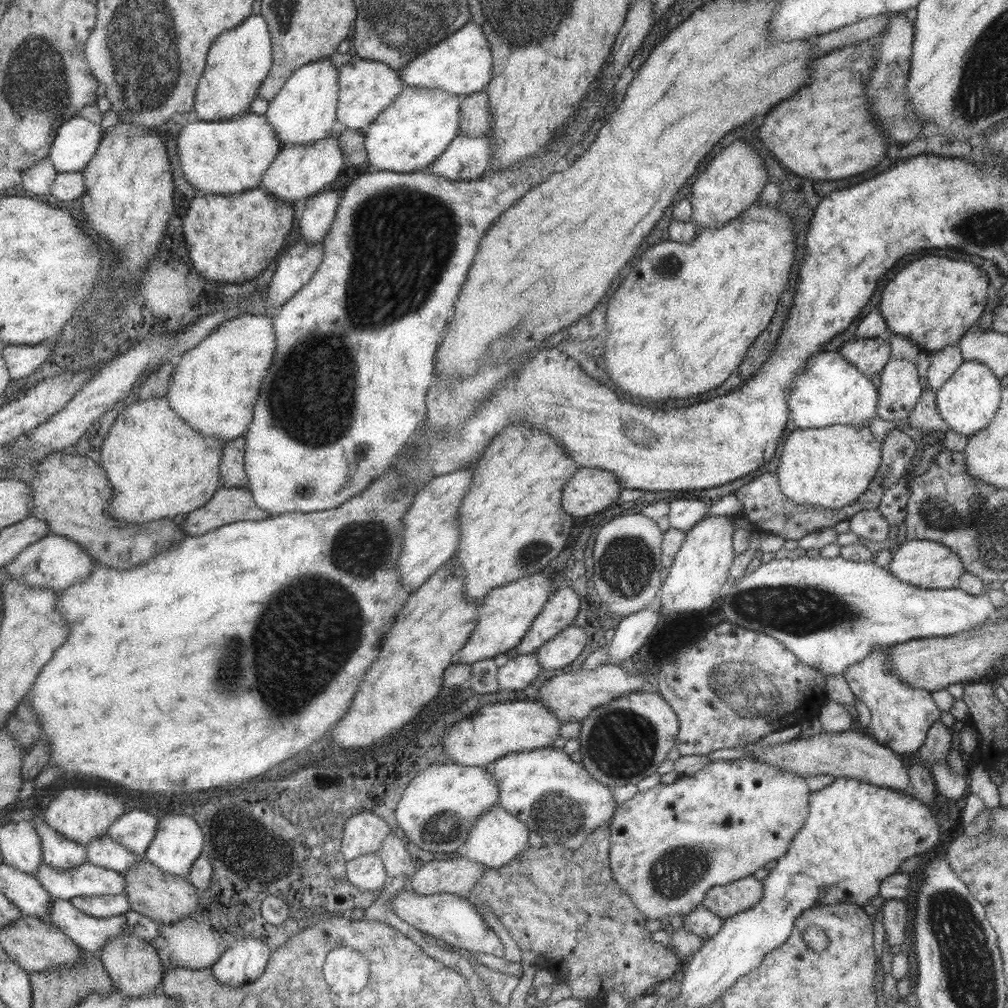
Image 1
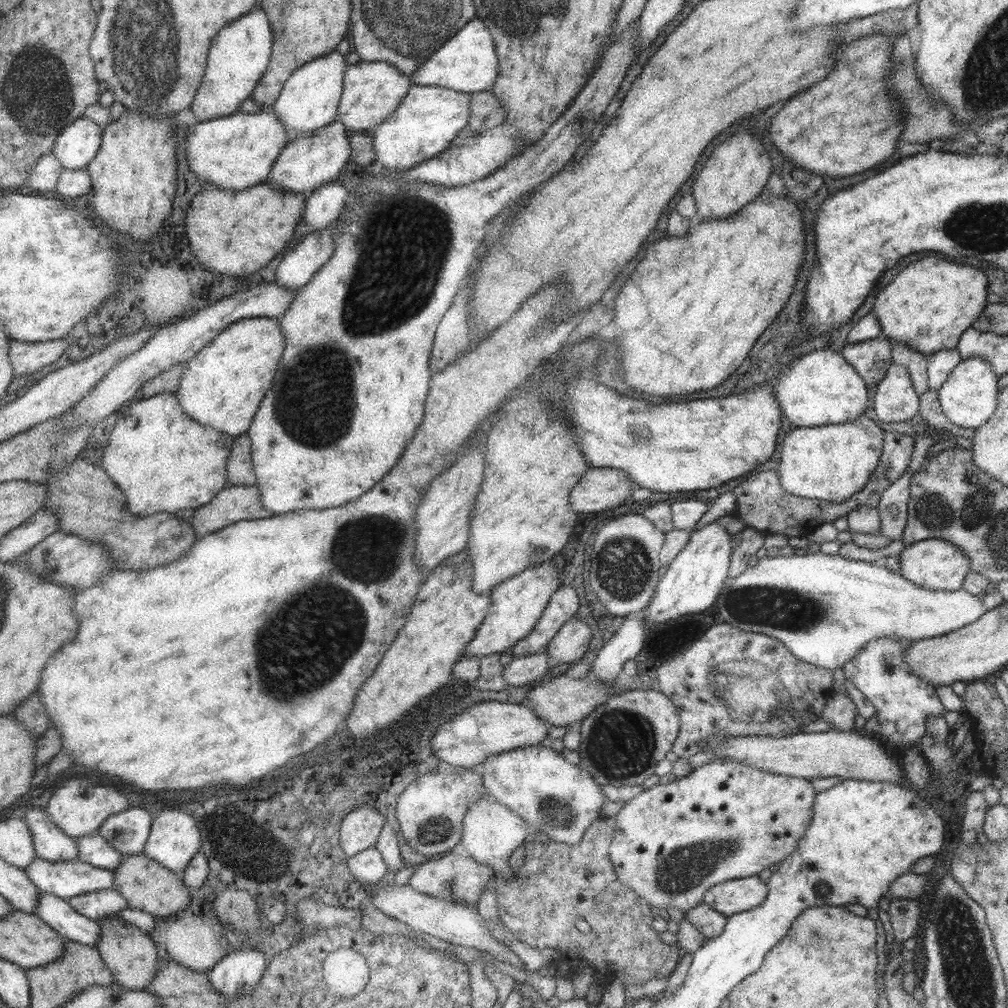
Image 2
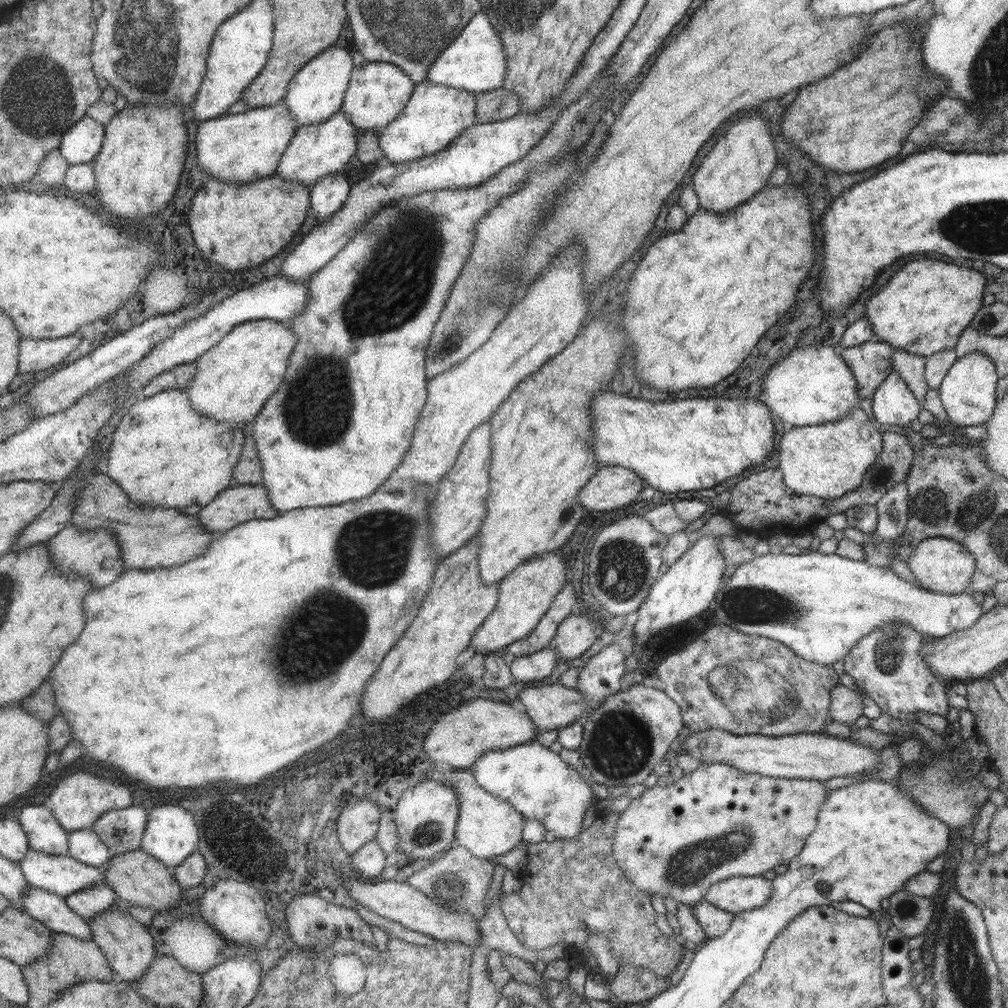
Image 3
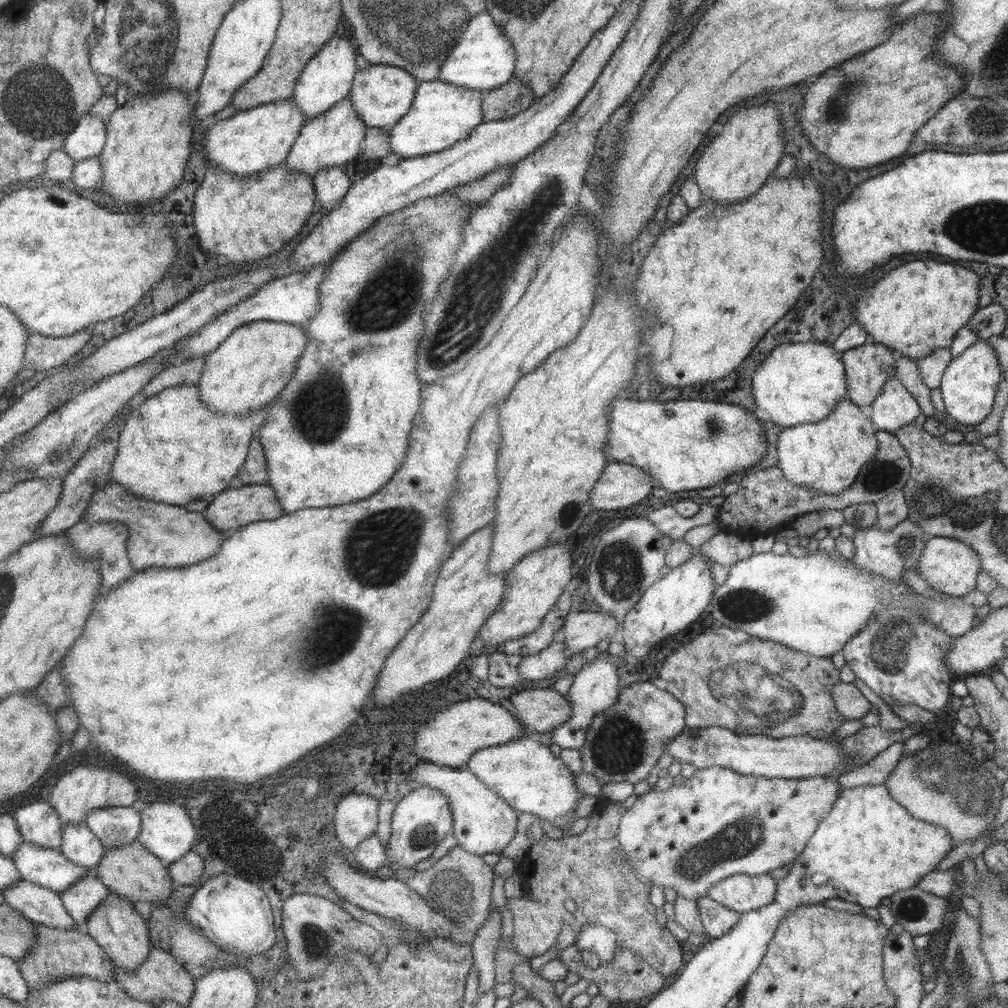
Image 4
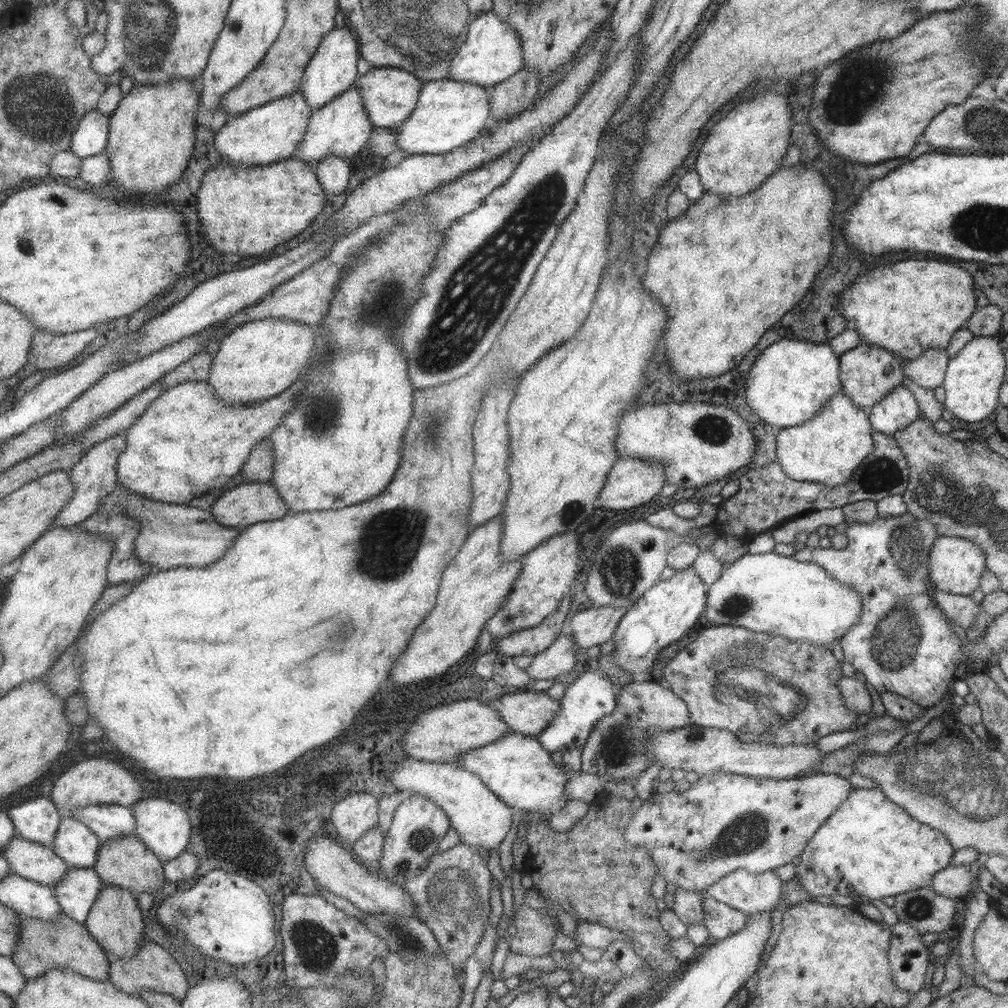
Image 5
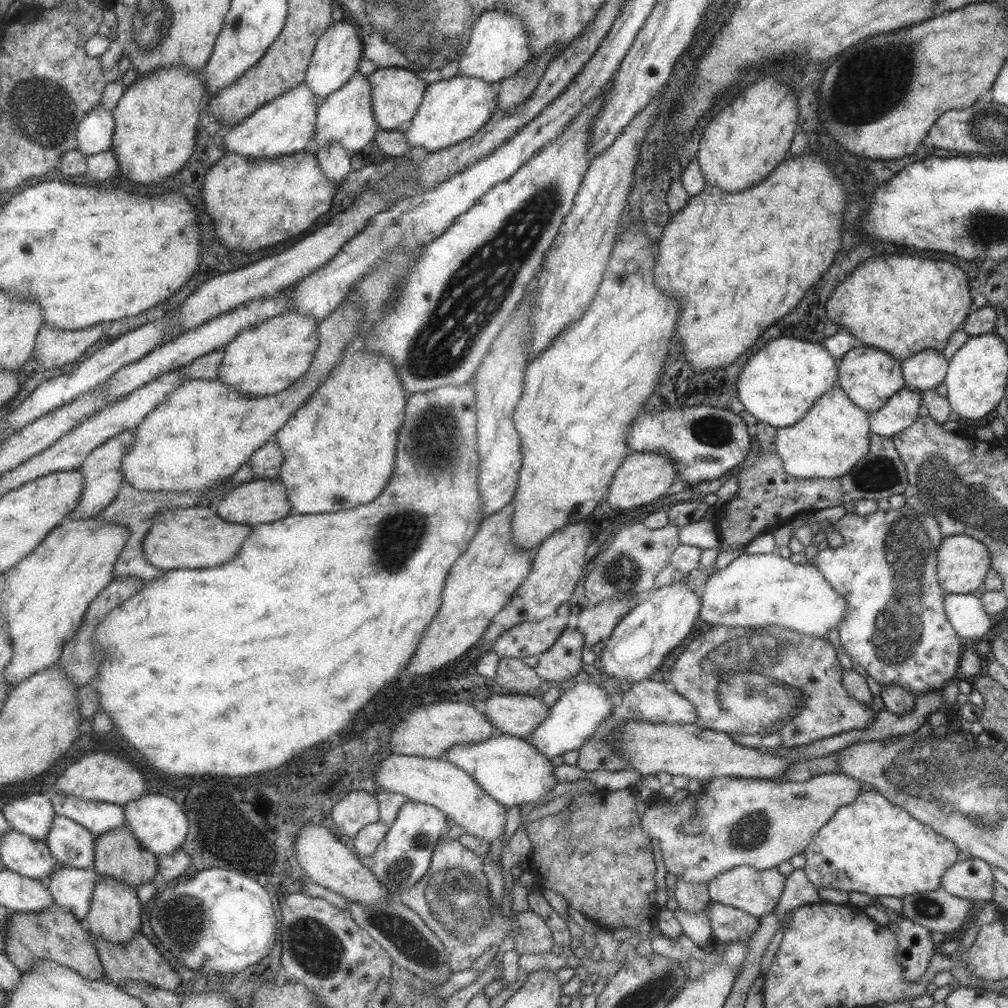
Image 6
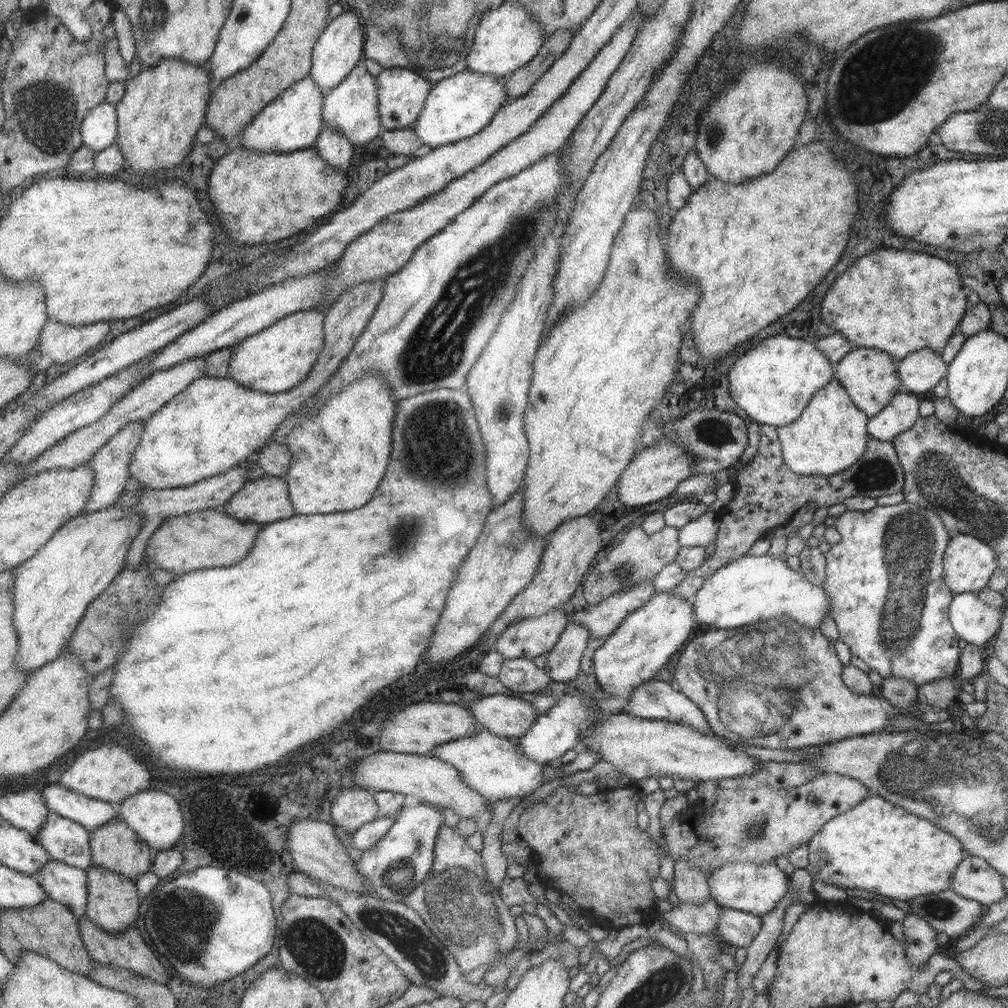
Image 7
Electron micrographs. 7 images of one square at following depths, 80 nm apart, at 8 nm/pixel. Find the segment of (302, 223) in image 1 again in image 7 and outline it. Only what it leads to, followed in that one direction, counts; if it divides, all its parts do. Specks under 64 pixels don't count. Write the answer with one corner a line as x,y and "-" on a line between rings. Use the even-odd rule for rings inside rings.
324,127
316,146
330,167
342,171
351,169
354,144
339,129

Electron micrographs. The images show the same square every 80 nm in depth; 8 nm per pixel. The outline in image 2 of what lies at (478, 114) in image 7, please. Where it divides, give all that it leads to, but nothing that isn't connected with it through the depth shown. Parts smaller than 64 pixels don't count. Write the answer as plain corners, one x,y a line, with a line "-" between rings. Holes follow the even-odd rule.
412,84
402,105
371,134
377,151
375,170
409,170
445,150
470,120
470,94
440,86

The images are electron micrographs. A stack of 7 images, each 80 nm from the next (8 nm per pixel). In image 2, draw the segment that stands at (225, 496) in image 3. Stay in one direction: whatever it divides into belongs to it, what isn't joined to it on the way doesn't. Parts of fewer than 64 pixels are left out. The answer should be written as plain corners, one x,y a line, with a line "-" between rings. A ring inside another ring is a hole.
230,484
213,501
195,510
191,522
201,539
234,525
239,521
271,518
272,510
267,510
261,498
261,489
257,485

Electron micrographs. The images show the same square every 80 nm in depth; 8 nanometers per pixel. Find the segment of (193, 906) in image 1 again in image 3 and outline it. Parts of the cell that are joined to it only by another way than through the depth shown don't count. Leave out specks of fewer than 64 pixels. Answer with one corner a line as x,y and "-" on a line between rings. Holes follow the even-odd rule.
142,847
114,855
101,869
105,873
106,883
113,887
126,905
146,906
159,911
167,910
169,906
177,906
177,902
181,900
183,890
175,879
173,868
165,866

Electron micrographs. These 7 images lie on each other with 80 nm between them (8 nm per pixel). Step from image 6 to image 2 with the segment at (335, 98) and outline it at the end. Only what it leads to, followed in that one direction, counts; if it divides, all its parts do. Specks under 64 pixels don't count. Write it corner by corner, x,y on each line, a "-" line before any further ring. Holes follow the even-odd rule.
338,119
325,128
319,129
314,135
290,140
271,171
269,181
279,186
279,190
291,194
303,194
309,198
321,186
335,182
341,170
345,168
345,164
352,162
353,145
350,135
351,130
341,119

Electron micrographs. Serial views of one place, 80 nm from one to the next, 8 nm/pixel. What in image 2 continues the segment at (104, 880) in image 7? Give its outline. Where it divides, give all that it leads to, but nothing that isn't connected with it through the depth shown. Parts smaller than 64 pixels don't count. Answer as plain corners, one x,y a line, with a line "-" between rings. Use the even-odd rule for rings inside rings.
119,914
105,917
102,921
102,934
98,940
98,949
107,966
114,972
117,982
128,989
145,991
158,973
162,960
155,939
132,922
121,918

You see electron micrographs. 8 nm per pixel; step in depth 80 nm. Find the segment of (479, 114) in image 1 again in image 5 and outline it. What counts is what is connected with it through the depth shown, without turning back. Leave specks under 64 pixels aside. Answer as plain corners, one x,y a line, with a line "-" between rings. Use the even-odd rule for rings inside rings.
521,68
503,82
498,82
490,88
489,115
502,119
527,109
539,82
538,72
527,68

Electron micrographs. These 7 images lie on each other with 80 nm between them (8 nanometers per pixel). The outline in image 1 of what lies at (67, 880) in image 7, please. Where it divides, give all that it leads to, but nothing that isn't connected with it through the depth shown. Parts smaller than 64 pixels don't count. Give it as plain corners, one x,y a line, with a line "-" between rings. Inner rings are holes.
106,894
103,896
75,897
70,900
79,910
95,918
109,918
129,912
132,904
128,896
123,894

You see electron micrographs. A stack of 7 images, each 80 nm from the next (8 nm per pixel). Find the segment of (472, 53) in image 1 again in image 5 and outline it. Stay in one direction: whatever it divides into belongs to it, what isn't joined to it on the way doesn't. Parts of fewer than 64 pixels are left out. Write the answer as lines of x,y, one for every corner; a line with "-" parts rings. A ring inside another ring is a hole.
493,11
484,12
470,22
466,42
463,42
454,58
451,58
448,78
469,81
490,89
523,68
521,43
519,35
516,35
515,29
509,23

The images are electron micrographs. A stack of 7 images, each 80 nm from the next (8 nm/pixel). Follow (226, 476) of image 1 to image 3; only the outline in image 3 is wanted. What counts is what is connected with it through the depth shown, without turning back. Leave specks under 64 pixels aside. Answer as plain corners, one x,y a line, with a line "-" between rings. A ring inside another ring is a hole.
251,433
246,437
244,453
234,472
234,478
239,485
264,484
263,464
261,464
262,458
260,457
257,443

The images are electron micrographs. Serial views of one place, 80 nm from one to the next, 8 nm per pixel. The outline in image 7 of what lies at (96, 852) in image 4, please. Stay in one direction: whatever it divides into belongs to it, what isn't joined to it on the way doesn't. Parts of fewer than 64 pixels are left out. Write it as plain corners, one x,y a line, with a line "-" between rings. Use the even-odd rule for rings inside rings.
51,811
42,829
38,830
37,839
55,860
85,870
94,863
91,831
62,815

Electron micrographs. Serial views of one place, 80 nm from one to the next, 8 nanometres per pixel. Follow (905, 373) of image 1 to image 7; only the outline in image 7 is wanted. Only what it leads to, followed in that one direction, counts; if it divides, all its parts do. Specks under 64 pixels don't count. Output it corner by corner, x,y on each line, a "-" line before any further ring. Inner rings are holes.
899,390
887,406
869,417
866,424
869,436
881,442
890,442
911,428
918,417
917,406
922,397

